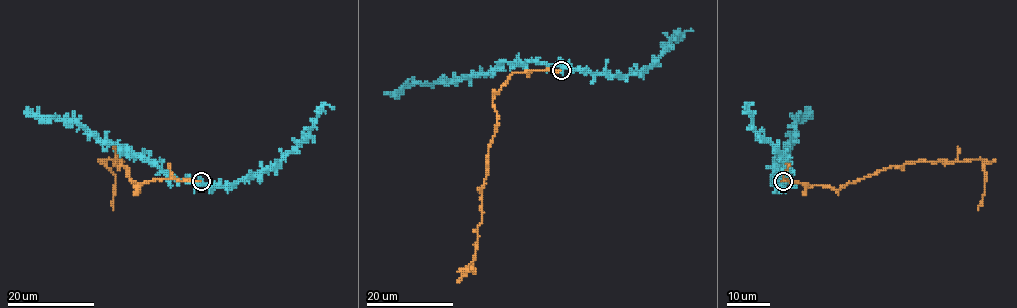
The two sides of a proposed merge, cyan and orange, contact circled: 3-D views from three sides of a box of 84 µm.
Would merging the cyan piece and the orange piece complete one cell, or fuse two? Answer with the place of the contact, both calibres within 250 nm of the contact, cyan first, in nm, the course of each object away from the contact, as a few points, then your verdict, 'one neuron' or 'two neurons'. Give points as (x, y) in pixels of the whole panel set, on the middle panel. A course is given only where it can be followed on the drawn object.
at (561, 70); 380 nm thick on the cyan side, 200 nm on the other; cyan runs (561, 71), (559, 65), (529, 61), (501, 62), (488, 72), (478, 72), (471, 77), (405, 84), (383, 94); orange runs (561, 71), (515, 72), (494, 96), (482, 218), (463, 271), (474, 273), (474, 263); two neurons

